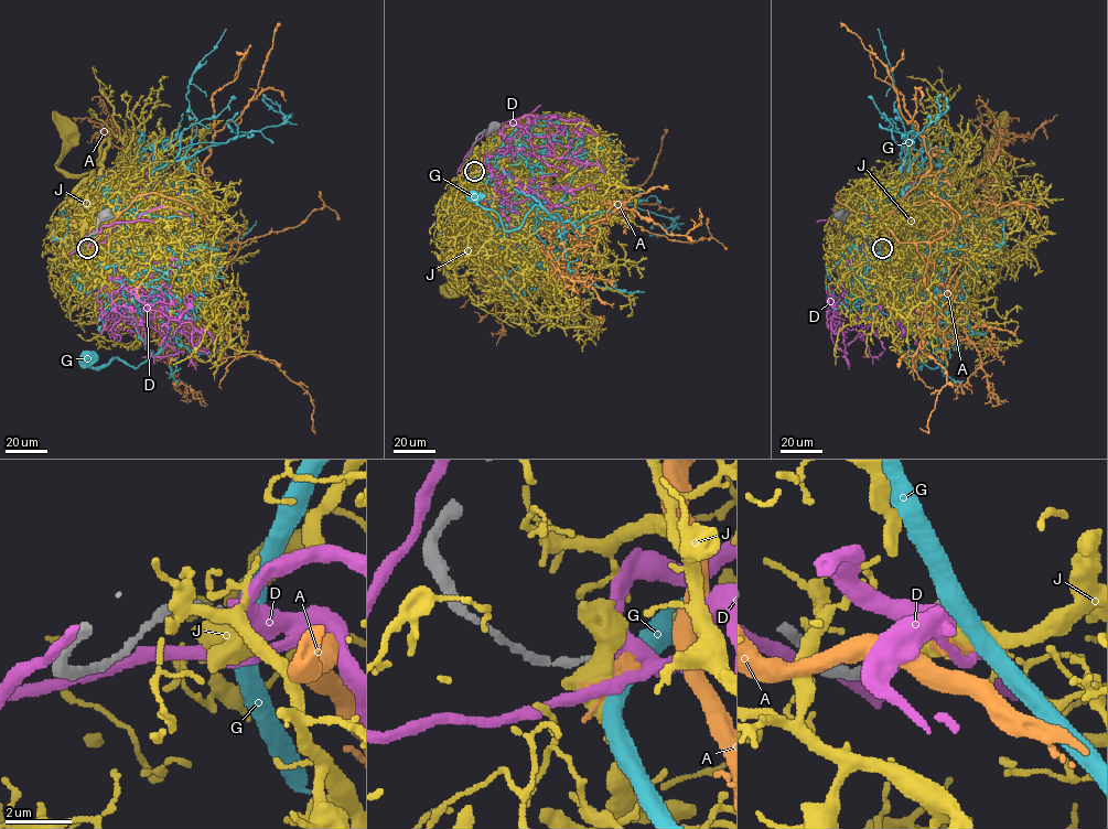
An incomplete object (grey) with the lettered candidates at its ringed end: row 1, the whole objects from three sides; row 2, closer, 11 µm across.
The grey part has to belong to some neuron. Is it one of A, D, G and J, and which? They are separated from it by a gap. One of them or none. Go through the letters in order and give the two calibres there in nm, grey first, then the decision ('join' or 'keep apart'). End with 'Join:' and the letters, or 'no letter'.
A: 200/240 nm | join
D: 200/500 nm | keep apart
G: 200/500 nm | keep apart
J: 200/600 nm | keep apart
Join: A

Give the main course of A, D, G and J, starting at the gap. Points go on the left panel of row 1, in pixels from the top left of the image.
A: (87, 248), (148, 193), (193, 205), (204, 218), (203, 163), (213, 136), (254, 95), (279, 23)
D: (88, 247), (156, 208), (192, 217), (168, 185), (106, 186), (121, 181)
G: (87, 247), (114, 295), (153, 355), (137, 368), (117, 357), (105, 366), (92, 367), (85, 356)
J: (87, 248), (78, 221), (77, 187), (90, 174), (63, 174), (55, 167), (67, 137)

